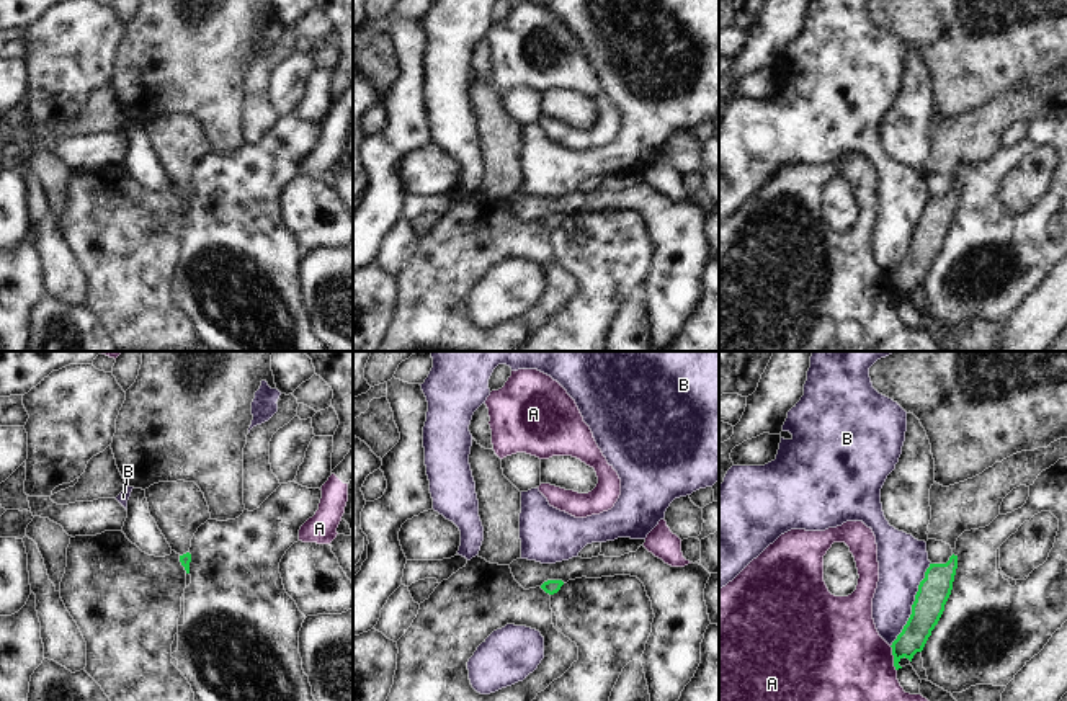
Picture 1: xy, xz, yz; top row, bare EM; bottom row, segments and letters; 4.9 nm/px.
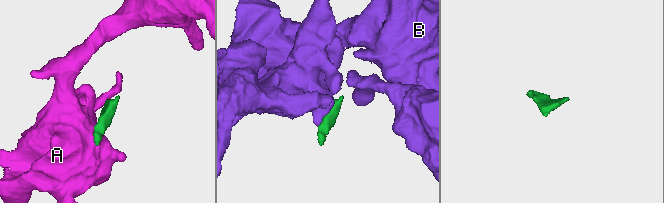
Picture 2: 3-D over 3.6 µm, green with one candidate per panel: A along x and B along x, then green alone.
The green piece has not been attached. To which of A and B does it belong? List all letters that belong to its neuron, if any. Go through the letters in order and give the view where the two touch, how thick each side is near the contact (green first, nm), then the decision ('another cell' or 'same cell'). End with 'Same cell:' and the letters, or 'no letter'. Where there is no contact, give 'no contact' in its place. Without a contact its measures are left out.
A: yz | 140/420 nm | another cell
B: yz | 160/240 nm | another cell
Same cell: no letter

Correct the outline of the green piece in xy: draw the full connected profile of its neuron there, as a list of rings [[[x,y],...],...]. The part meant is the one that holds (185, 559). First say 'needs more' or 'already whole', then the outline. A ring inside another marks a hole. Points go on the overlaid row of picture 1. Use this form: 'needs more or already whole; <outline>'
needs more; [[[176,480],[150,485],[145,489],[145,498],[150,516],[190,574],[191,539],[211,518],[204,493],[194,482]]]

